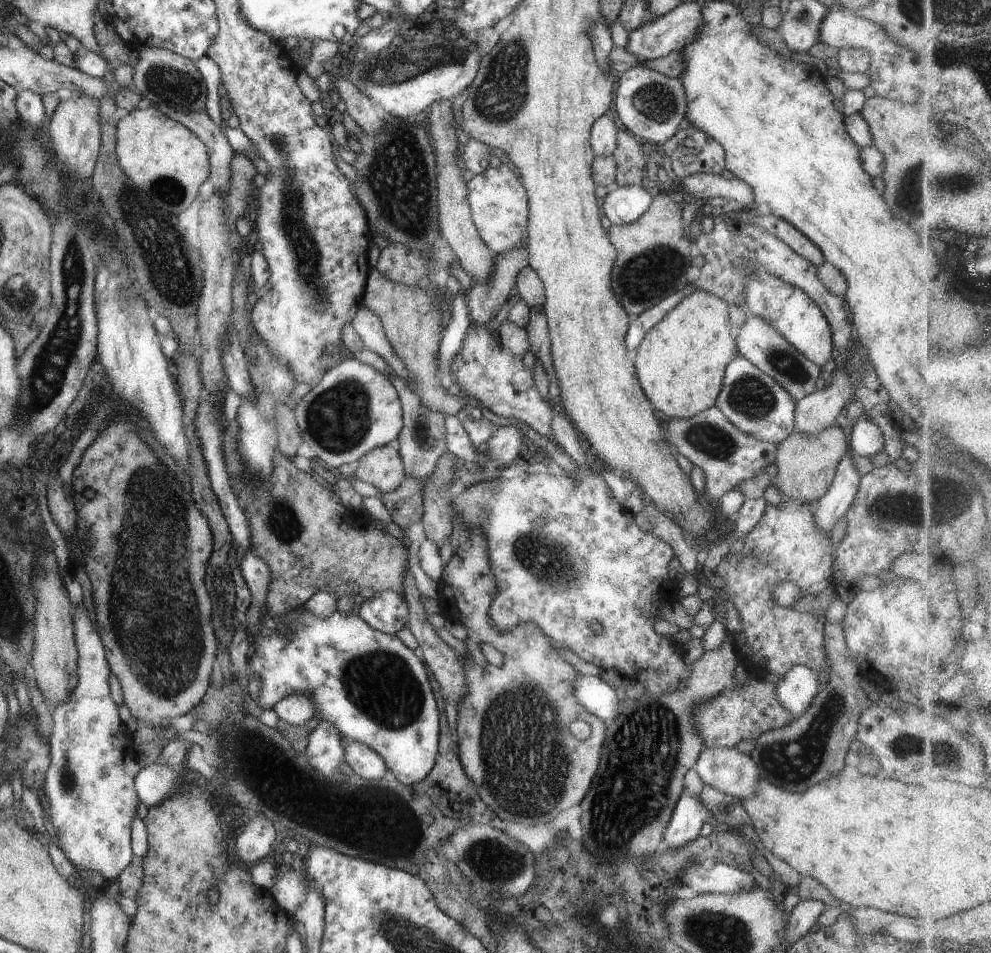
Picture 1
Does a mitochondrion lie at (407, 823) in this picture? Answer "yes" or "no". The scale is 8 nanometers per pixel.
no

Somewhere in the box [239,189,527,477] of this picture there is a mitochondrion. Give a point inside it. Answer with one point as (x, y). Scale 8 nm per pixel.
(337, 420)

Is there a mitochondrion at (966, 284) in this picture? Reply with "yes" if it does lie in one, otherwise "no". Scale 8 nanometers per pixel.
no

